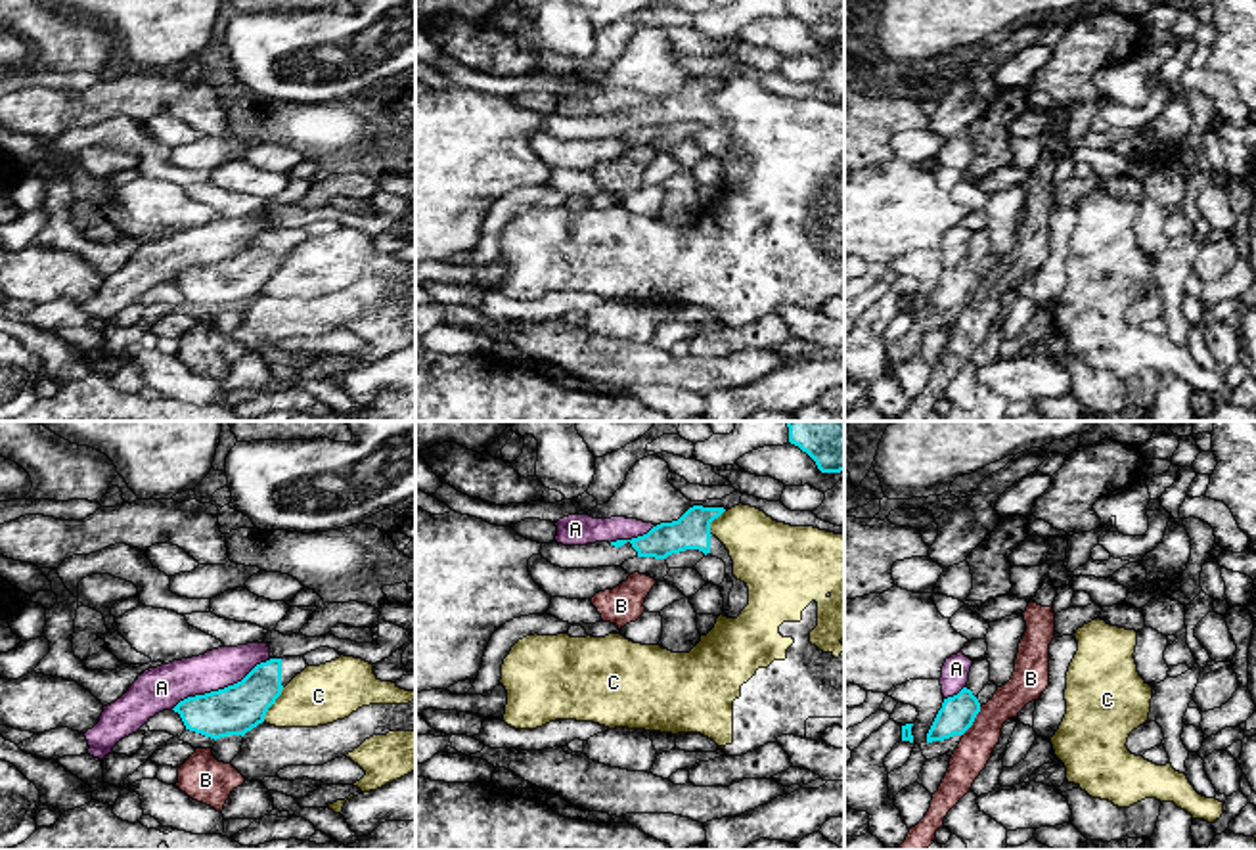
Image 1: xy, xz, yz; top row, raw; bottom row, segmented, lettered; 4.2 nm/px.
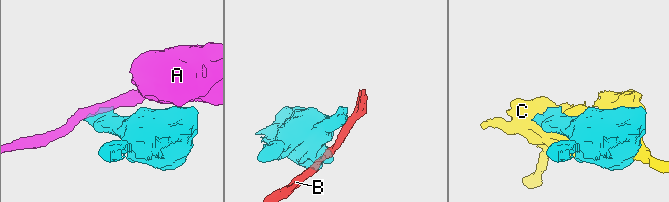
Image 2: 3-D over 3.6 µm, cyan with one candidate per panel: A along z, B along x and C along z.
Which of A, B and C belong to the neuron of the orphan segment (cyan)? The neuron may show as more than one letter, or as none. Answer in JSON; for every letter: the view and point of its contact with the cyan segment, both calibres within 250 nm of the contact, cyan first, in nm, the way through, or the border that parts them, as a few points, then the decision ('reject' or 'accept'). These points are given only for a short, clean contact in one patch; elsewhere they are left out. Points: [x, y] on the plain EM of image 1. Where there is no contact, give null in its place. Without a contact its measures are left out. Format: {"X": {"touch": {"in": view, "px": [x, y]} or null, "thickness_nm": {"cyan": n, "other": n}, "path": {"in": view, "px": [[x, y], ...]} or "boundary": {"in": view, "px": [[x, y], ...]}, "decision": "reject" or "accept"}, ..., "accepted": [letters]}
{"A": {"touch": {"in": "xy", "px": [221, 261]}, "thickness_nm": {"cyan": 200, "other": 180}, "boundary": {"in": "xy", "px": [[270, 230], [255, 236], [240, 251], [188, 267], [171, 280]]}, "decision": "reject"}, "B": {"touch": {"in": "yz", "px": [973, 291]}, "thickness_nm": {"cyan": 150, "other": 150}, "boundary": {"in": "yz", "px": [[981, 278], [975, 291], [962, 305]]}, "decision": "reject"}, "C": {"touch": {"in": "xy", "px": [272, 274]}, "thickness_nm": {"cyan": 200, "other": 240}, "decision": "reject"}, "accepted": []}

